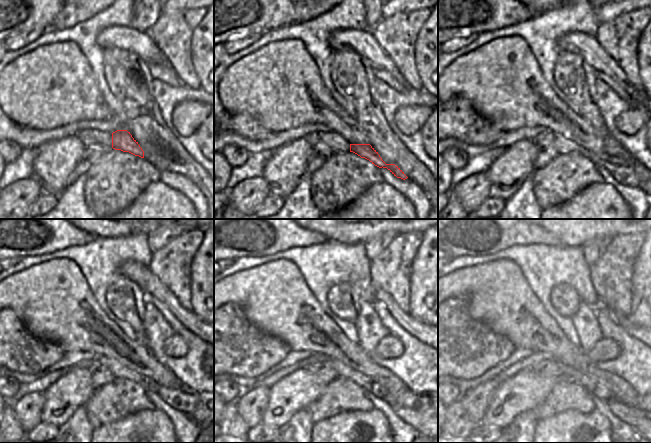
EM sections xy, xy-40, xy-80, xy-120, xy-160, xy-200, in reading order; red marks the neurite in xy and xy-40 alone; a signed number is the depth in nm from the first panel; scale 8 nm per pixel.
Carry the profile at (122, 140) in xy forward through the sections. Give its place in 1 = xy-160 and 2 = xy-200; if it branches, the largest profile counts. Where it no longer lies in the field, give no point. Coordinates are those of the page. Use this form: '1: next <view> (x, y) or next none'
1: next xy-160 (408, 399)
2: next xy-200 (641, 402)

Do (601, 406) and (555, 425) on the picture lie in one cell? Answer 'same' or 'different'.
different

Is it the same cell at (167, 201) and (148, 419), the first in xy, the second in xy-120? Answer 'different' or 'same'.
same

